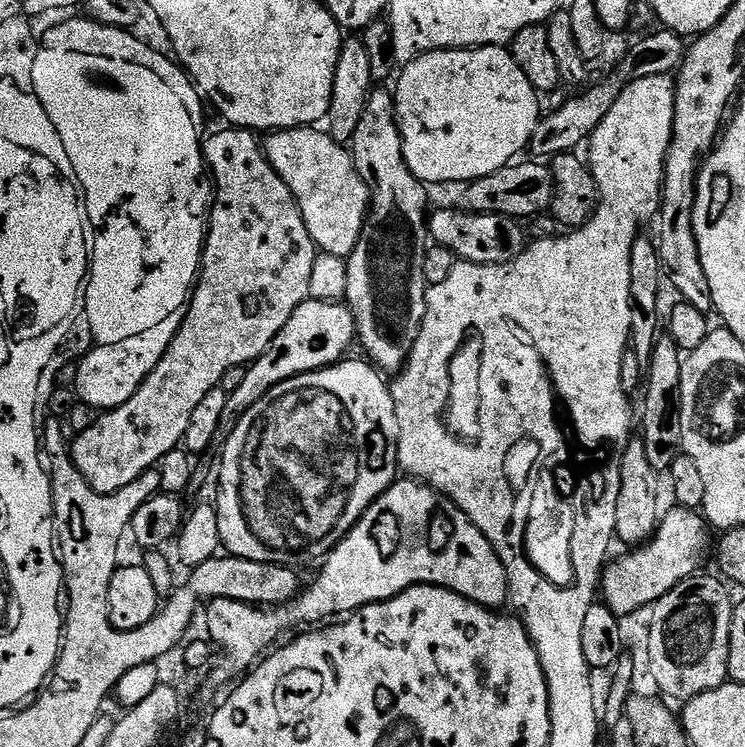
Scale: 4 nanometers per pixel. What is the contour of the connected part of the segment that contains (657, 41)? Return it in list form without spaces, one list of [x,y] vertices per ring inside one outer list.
[[[665,28],[658,30],[658,32],[640,39],[606,78],[590,87],[586,92],[568,99],[550,114],[545,113],[541,117],[528,147],[529,151],[536,155],[533,157],[551,158],[558,153],[575,151],[578,145],[582,143],[582,146],[591,137],[593,130],[601,124],[602,118],[610,112],[614,102],[621,96],[622,90],[628,84],[644,77],[671,75],[679,69],[686,51],[683,37]]]

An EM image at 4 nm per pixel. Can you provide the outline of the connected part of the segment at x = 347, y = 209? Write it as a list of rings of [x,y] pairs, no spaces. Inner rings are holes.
[[[316,126],[281,128],[263,141],[270,166],[290,186],[300,207],[306,230],[325,256],[347,258],[354,250],[368,217],[370,197],[366,182],[358,174],[352,153]]]

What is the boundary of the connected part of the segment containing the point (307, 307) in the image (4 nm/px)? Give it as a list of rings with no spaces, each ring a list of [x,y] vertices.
[[[309,298],[304,303],[299,304],[294,310],[294,314],[290,314],[290,322],[286,322],[286,326],[282,326],[282,330],[278,330],[274,342],[270,342],[268,349],[258,359],[252,361],[251,364],[243,369],[242,375],[244,377],[237,382],[236,389],[231,389],[228,392],[226,410],[222,410],[222,422],[218,422],[218,430],[214,434],[214,442],[210,442],[207,450],[196,460],[196,473],[192,479],[191,495],[196,495],[195,499],[201,504],[216,503],[220,493],[220,475],[222,474],[224,447],[226,442],[230,442],[230,434],[234,434],[234,426],[238,426],[242,414],[246,414],[246,410],[250,410],[250,406],[254,406],[254,402],[258,402],[271,388],[286,382],[290,378],[301,376],[307,372],[317,372],[319,368],[327,368],[329,364],[337,363],[347,353],[344,351],[351,344],[354,344],[356,339],[356,320],[352,317],[352,311],[348,308],[347,303]]]

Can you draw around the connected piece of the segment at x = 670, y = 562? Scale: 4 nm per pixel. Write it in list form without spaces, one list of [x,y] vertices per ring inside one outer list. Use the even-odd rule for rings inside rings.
[[[672,506],[663,513],[656,533],[650,539],[616,560],[604,572],[603,603],[615,616],[626,617],[640,608],[651,606],[674,590],[686,578],[697,575],[708,552],[708,524],[699,511]]]

